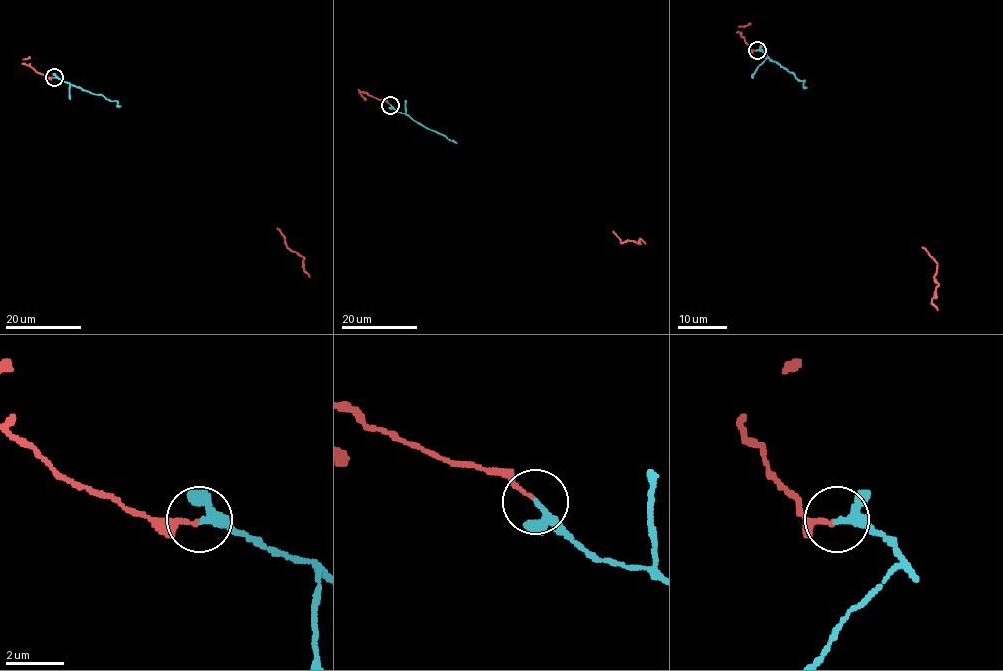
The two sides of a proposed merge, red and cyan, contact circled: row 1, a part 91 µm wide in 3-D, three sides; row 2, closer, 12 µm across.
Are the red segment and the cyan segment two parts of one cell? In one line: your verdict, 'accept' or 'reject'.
accept

